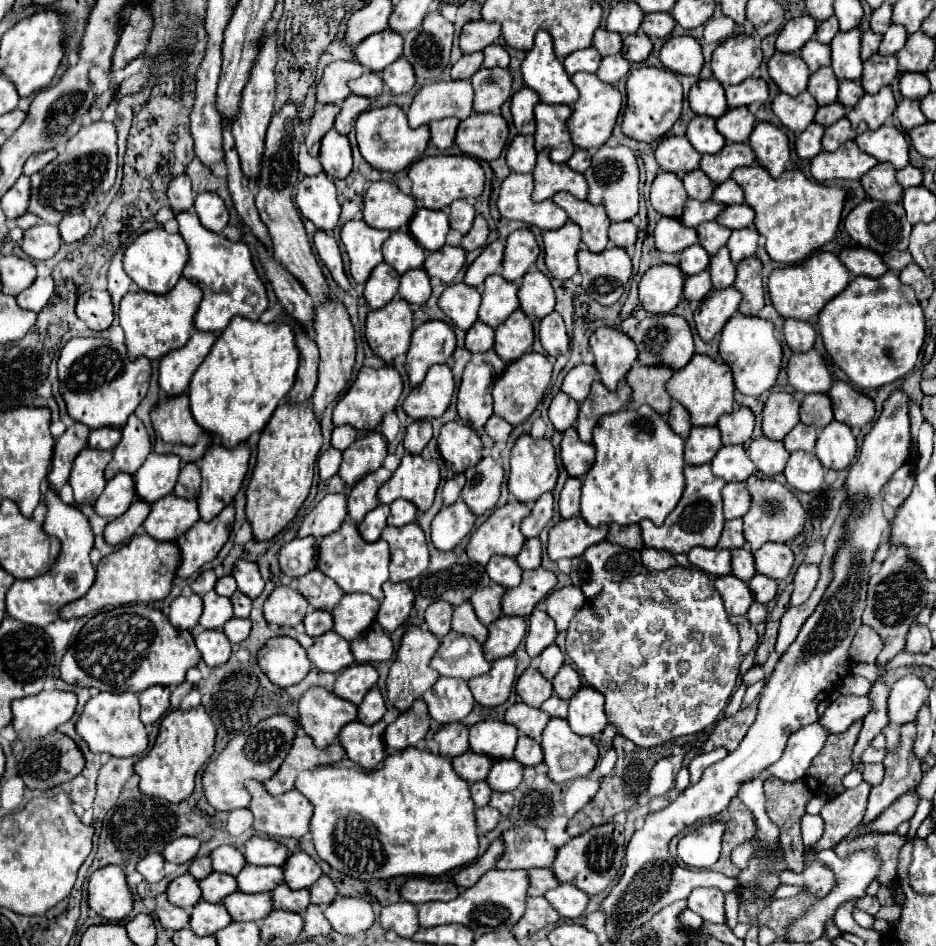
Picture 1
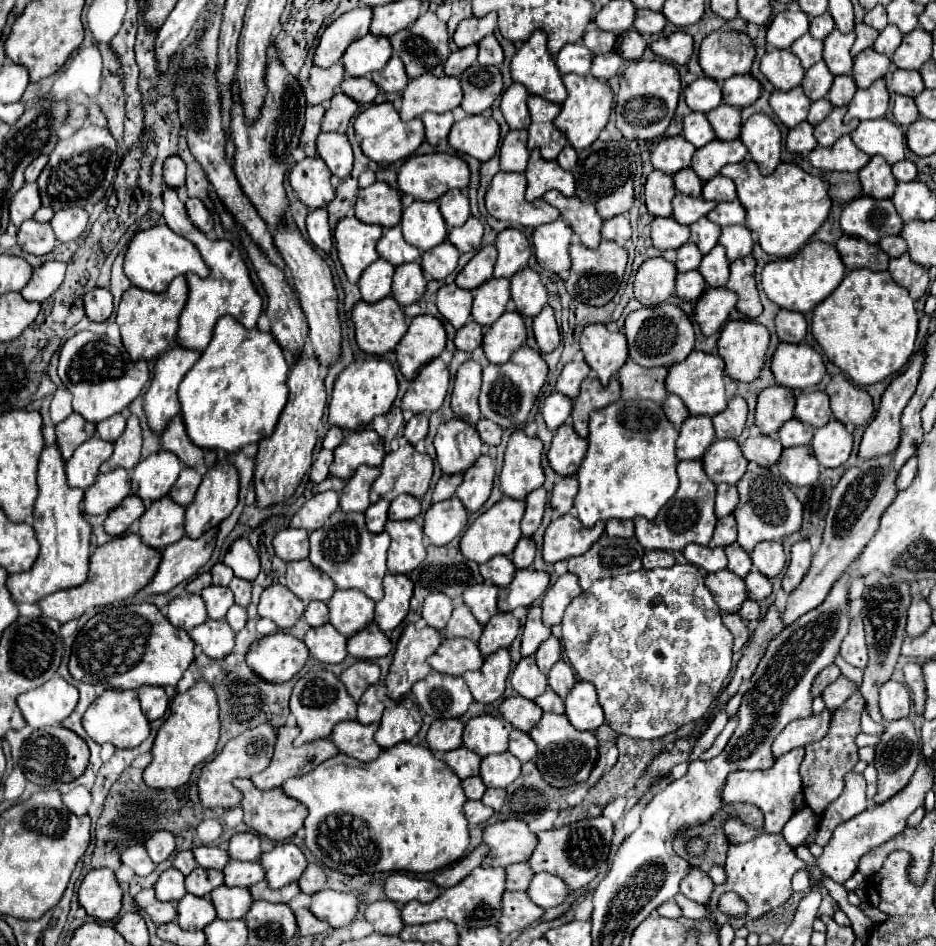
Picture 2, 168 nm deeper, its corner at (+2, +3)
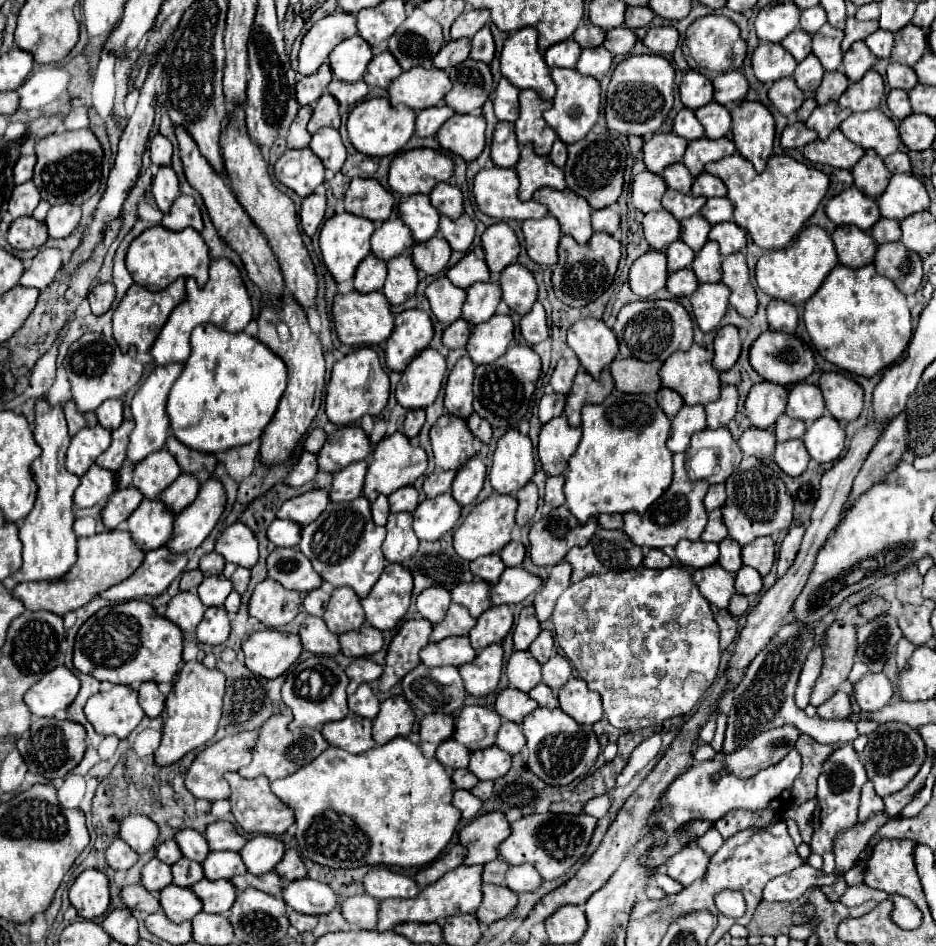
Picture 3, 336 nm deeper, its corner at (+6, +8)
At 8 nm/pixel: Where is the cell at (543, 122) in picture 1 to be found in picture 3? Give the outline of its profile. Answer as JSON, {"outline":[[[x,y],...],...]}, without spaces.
{"outline":[[[520,90],[520,118],[514,124],[516,140],[520,144],[532,142],[534,152],[540,156],[548,156],[556,140],[554,128],[550,128],[542,118],[542,112],[550,106],[552,104],[542,100],[534,90]]]}

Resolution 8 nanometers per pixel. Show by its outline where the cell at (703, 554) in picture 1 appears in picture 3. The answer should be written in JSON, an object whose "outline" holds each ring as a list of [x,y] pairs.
{"outline":[[[682,540],[676,546],[676,560],[690,568],[690,570],[698,570],[698,568],[706,568],[710,564],[716,564],[718,560],[718,544],[714,542],[690,542],[690,540]]]}

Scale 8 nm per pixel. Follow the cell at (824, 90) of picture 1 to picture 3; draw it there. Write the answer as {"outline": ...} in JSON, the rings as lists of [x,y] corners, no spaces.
{"outline":[[[814,54],[806,56],[794,70],[794,80],[796,84],[806,92],[806,94],[814,94],[814,90],[818,88],[820,80],[824,76],[824,68],[820,66],[818,58]]]}

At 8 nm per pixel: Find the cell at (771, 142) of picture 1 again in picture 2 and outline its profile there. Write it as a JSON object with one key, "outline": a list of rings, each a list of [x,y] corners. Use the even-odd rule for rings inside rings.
{"outline":[[[756,113],[744,123],[740,139],[748,147],[760,171],[764,175],[772,175],[780,163],[780,151],[782,151],[782,135],[778,125],[768,115]],[[776,133],[778,133],[778,149],[776,149]]]}

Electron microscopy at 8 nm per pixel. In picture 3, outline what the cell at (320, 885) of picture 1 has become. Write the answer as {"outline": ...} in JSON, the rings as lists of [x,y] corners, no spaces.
{"outline":[[[288,848],[288,850],[284,852],[284,856],[282,856],[282,860],[276,864],[274,872],[278,872],[278,876],[282,876],[282,878],[286,878],[288,882],[292,882],[292,880],[300,880],[300,878],[306,876],[306,866],[304,866],[304,862],[300,860],[298,852]]]}

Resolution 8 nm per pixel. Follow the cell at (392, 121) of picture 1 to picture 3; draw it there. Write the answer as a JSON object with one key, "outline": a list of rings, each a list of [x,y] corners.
{"outline":[[[372,98],[352,108],[346,126],[348,126],[350,142],[358,152],[362,152],[364,156],[380,158],[380,156],[396,154],[404,148],[404,144],[414,134],[414,118],[416,118],[416,112],[410,108],[402,108],[402,106],[394,108],[386,98]]]}

